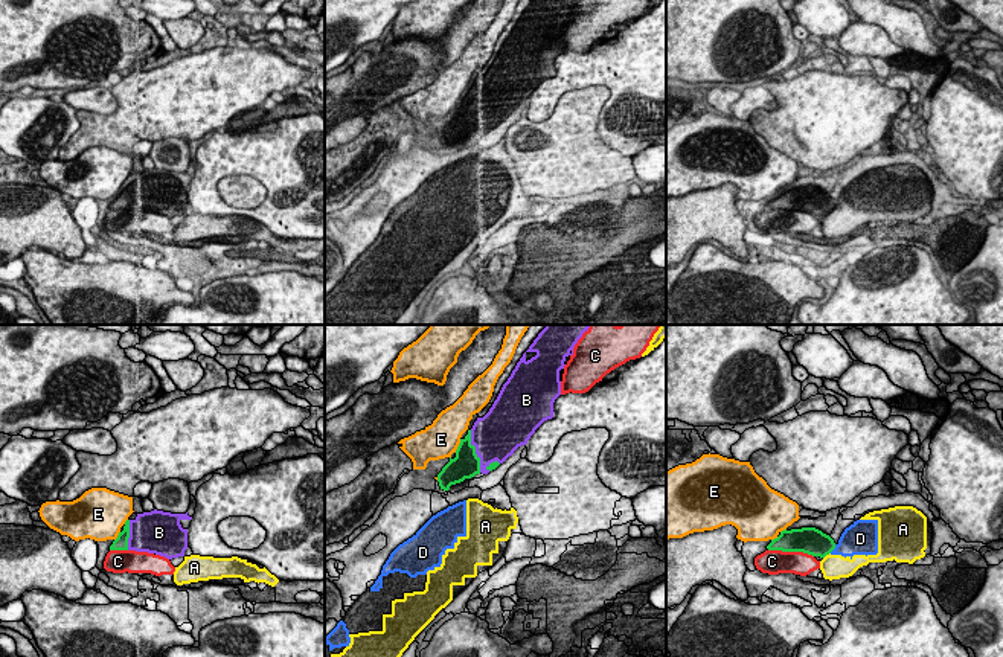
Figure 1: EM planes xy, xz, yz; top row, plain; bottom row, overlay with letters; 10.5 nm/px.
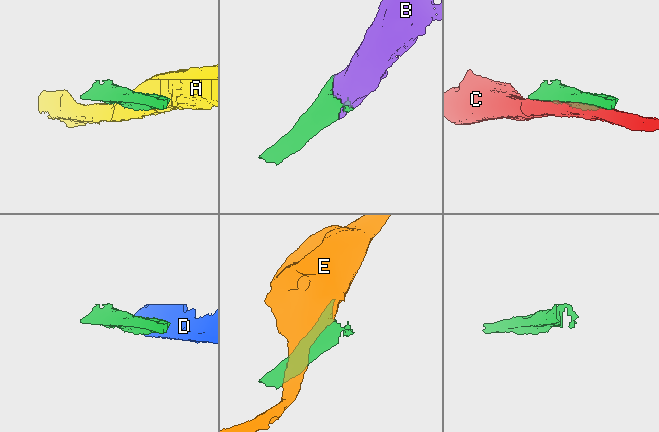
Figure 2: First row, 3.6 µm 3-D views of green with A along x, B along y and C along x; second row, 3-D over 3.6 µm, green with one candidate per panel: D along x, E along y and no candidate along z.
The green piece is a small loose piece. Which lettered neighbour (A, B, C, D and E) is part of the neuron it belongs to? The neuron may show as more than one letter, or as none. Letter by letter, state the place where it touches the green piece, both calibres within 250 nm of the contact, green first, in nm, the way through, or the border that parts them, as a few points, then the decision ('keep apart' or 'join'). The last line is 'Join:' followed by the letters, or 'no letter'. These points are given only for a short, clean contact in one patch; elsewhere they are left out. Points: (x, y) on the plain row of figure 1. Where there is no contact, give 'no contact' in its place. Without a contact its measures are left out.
A: meets green in yz at (826, 212); 280 nm thick on the green side, 260 nm on the other; keep apart
B: meets green in xz at (474, 110); 280 nm thick on the green side, 440 nm on the other; join
C: meets green in yz at (791, 209); 280 nm thick on the green side, 260 nm on the other; keep apart
D: meets green in yz at (833, 208); 280 nm thick on the green side, 300 nm on the other; keep apart
E: meets green in xz at (459, 104); 280 nm thick on the green side, 380 nm on the other; keep apart
Join: B

